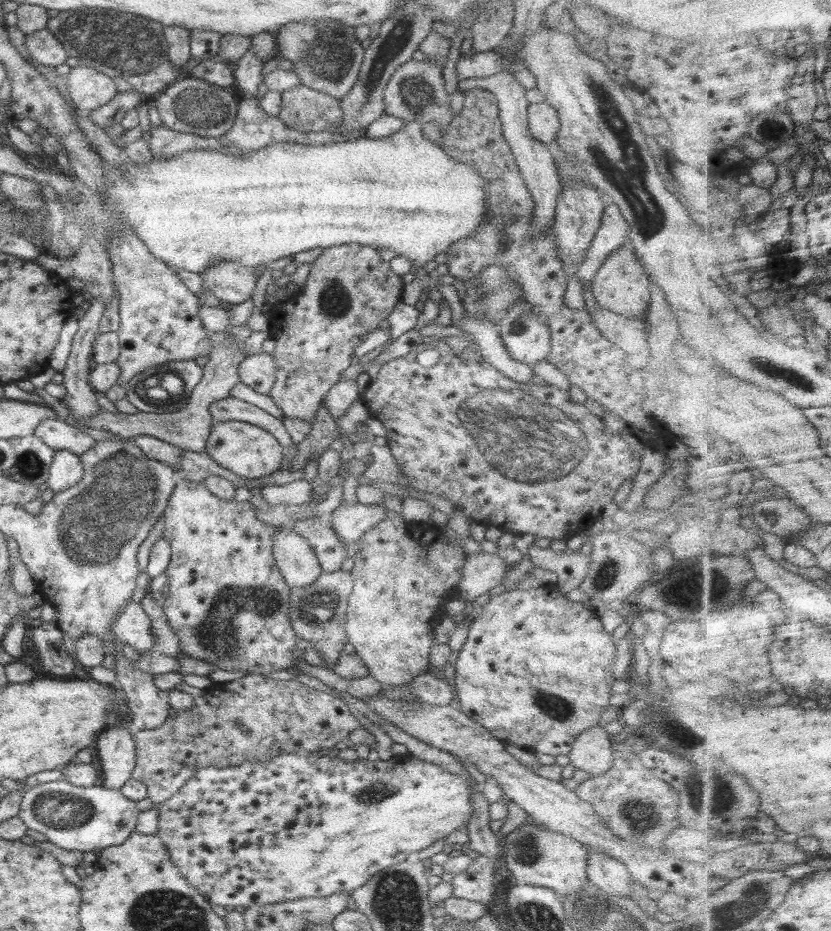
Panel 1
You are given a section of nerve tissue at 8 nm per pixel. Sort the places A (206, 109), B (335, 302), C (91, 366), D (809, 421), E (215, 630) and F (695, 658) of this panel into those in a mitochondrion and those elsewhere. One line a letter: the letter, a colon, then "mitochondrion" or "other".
A: mitochondrion
B: mitochondrion
C: other
D: other
E: mitochondrion
F: other

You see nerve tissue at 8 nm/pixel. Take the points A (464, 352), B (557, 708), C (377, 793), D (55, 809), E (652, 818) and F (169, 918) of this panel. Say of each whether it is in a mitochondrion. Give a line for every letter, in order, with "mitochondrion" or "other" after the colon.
A: other
B: mitochondrion
C: mitochondrion
D: mitochondrion
E: mitochondrion
F: mitochondrion

